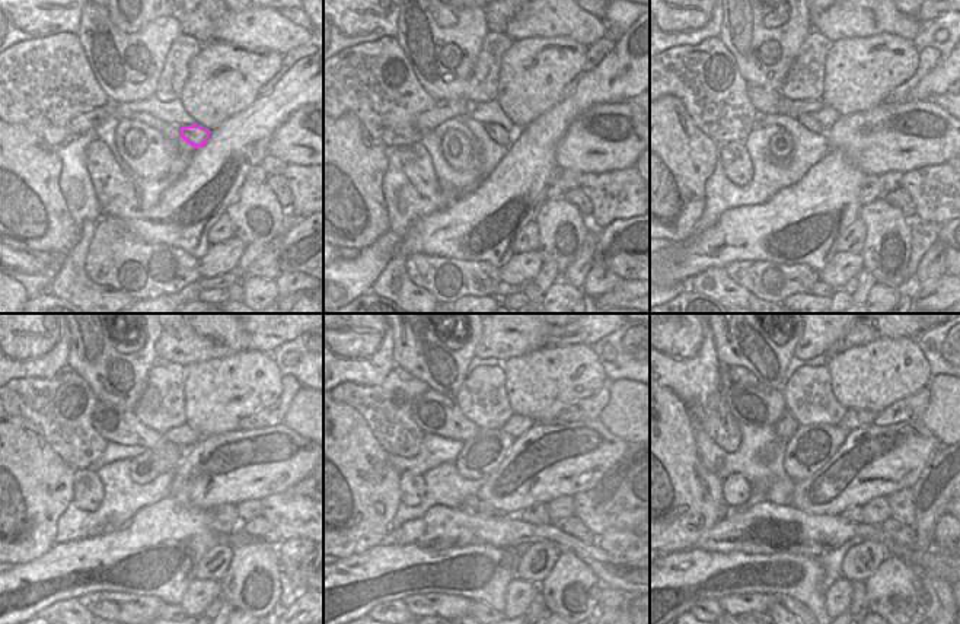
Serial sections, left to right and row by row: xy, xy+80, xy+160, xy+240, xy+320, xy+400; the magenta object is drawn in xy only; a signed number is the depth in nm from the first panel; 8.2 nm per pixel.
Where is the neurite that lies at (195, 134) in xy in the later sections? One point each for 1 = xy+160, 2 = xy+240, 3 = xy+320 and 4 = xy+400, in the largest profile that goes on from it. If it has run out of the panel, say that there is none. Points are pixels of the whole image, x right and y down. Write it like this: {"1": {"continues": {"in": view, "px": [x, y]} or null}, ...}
{"1": {"continues": {"in": "xy+160", "px": [807, 120]}}, "2": {"continues": {"in": "xy+240", "px": [115, 424]}}, "3": {"continues": {"in": "xy+320", "px": [434, 413]}}, "4": {"continues": {"in": "xy+400", "px": [759, 406]}}}

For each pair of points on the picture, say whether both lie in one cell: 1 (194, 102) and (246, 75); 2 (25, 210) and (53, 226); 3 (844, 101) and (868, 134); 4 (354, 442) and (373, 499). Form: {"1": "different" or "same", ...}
{"1": "same", "2": "same", "3": "different", "4": "same"}

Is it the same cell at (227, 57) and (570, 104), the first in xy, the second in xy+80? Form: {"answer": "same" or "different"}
{"answer": "different"}

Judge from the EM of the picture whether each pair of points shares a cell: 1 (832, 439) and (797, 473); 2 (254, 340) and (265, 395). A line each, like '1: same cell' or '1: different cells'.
1: same cell
2: different cells

